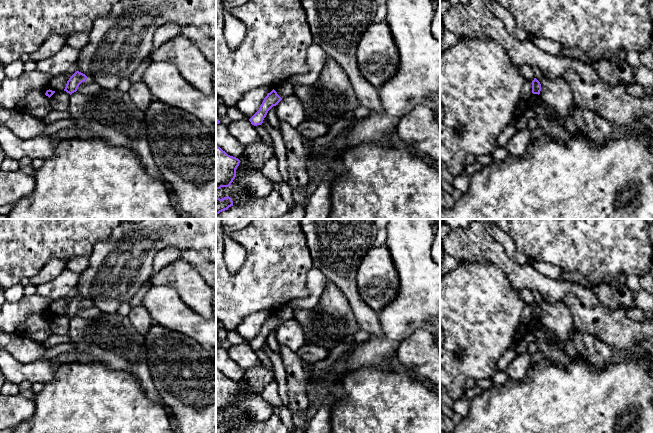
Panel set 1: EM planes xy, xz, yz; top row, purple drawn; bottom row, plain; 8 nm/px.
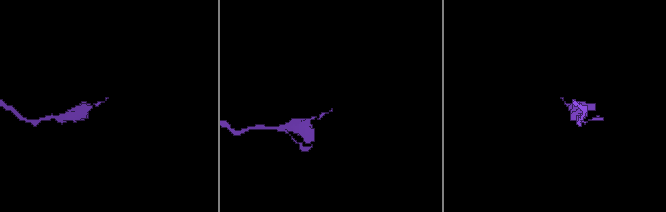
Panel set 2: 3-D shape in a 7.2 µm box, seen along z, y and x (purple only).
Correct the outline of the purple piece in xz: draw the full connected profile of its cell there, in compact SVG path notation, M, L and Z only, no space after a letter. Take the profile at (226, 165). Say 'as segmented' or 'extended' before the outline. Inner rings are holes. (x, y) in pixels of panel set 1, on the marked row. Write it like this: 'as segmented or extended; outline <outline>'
as segmented; outline M216 145L216 190L231 185L239 163L238 158L228 155Z

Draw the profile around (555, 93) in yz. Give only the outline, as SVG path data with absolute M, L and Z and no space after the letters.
M543 76L540 80L540 98L548 107L551 118L556 118L565 127L573 111L573 97L567 82L558 77L555 79Z

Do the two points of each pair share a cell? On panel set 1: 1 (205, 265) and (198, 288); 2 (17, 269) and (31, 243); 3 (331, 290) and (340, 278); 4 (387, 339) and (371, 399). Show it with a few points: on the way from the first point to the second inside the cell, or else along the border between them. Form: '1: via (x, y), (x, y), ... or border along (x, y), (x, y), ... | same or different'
1: border along (185, 260), (205, 281) | different
2: via (17, 263), (17, 257), (25, 249) | same
3: border along (327, 278), (342, 293), (349, 304) | different
4: border along (356, 368), (377, 367), (383, 370), (390, 370) | different

